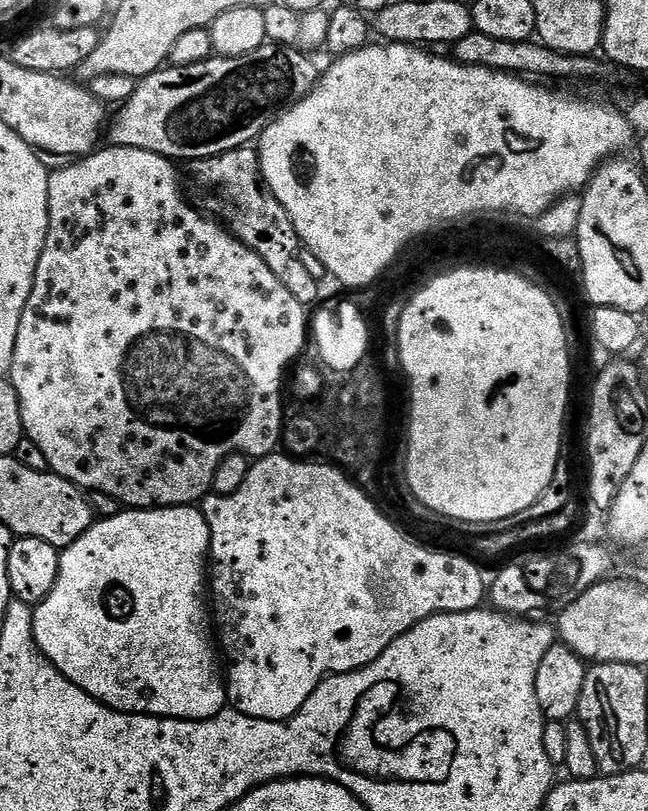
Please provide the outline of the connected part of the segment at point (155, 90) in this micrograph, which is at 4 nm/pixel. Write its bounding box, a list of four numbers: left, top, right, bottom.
[106,43,318,162]

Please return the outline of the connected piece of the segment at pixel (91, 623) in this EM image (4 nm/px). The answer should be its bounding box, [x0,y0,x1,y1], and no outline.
[32,506,228,720]

